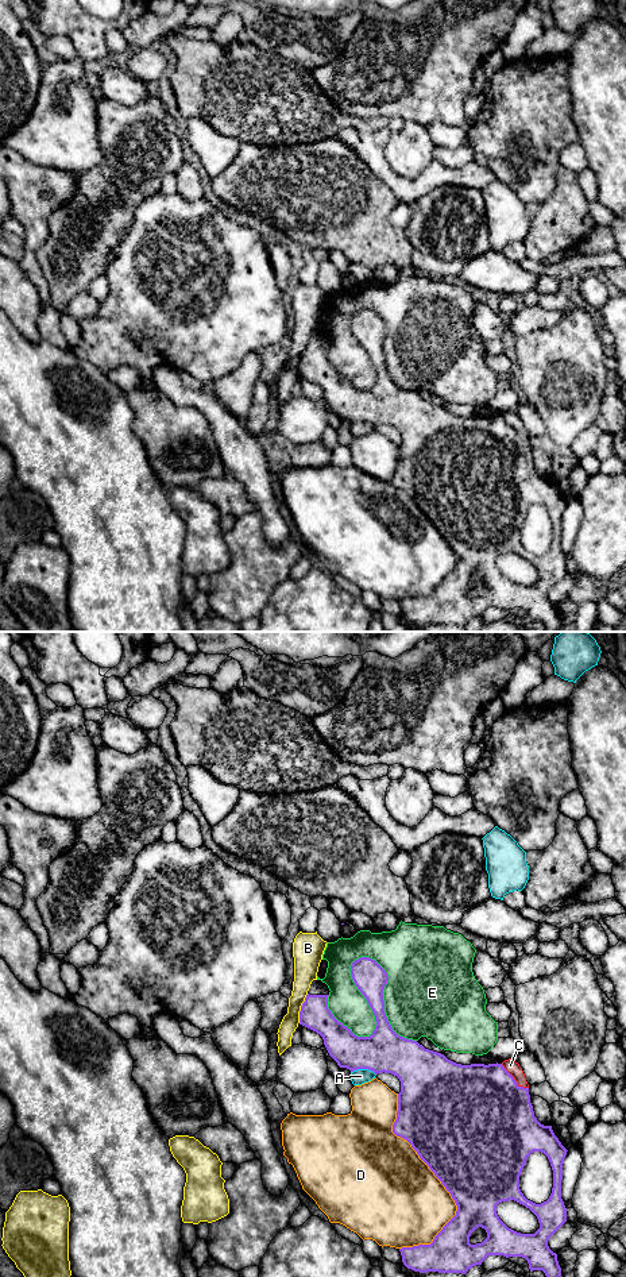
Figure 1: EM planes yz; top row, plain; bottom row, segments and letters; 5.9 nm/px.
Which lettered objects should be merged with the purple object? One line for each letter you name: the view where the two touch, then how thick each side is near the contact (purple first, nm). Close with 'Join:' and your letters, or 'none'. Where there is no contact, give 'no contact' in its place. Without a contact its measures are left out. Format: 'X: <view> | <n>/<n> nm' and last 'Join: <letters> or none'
Join: none

